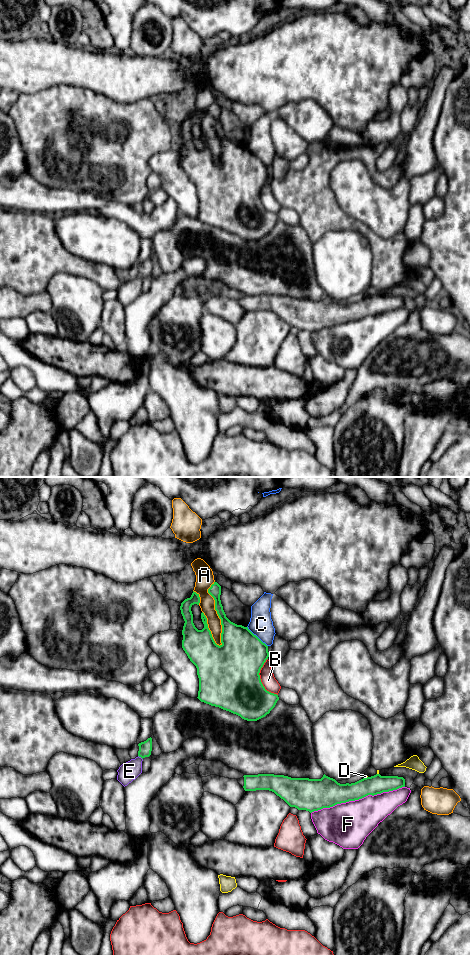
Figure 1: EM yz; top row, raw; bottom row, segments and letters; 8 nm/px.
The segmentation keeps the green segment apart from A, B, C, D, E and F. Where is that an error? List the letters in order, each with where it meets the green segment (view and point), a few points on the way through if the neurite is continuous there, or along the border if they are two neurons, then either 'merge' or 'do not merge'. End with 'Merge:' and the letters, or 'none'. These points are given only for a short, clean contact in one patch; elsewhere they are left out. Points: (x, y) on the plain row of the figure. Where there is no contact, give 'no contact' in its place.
A: meets green in yz at (217, 133); do not merge
B: meets green in yz at (260, 199); do not merge
C: meets green in yz at (256, 156); border along yz (247, 146), (267, 166); do not merge
D: meets green in yz at (366, 297); do not merge
E: meets green in yz at (140, 276); runs through yz (145, 268), (140, 276), (136, 284), (129, 291); merge
F: meets green in yz at (357, 319); do not merge
Merge: E

